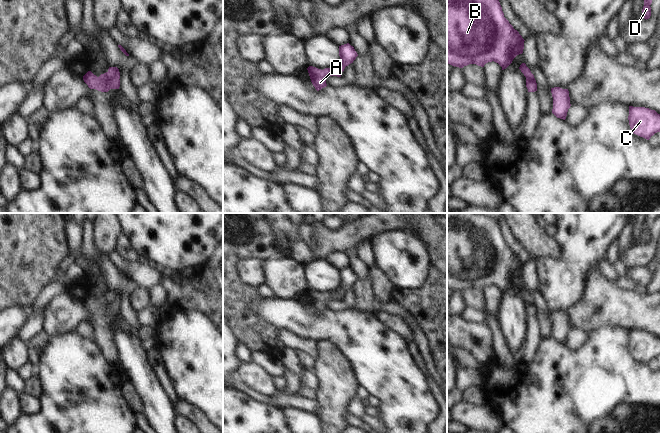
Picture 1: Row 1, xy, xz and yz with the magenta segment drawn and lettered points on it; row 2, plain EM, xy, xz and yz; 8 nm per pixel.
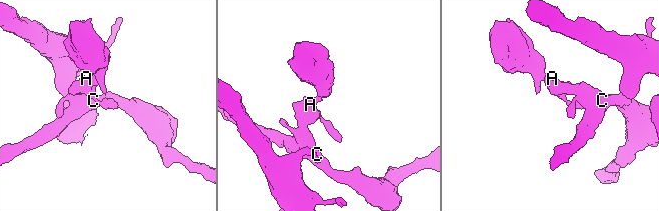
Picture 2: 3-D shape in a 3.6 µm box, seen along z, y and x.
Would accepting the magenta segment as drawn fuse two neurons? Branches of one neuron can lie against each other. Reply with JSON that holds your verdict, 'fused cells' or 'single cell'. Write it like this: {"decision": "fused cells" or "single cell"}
{"decision": "single cell"}

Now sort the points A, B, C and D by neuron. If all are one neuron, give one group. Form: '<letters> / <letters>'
A B C D

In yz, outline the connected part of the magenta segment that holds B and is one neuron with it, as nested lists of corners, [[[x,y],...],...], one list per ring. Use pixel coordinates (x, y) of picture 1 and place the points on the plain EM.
[[[447,213],[447,287],[463,292],[469,288],[484,291],[488,286],[496,286],[502,294],[513,283],[523,277],[524,263],[504,241],[498,222],[492,218],[476,213]]]

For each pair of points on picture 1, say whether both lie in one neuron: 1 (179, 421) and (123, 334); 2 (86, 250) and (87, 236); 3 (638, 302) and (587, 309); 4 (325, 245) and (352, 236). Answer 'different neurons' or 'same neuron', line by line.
1: different neurons
2: same neuron
3: same neuron
4: same neuron

